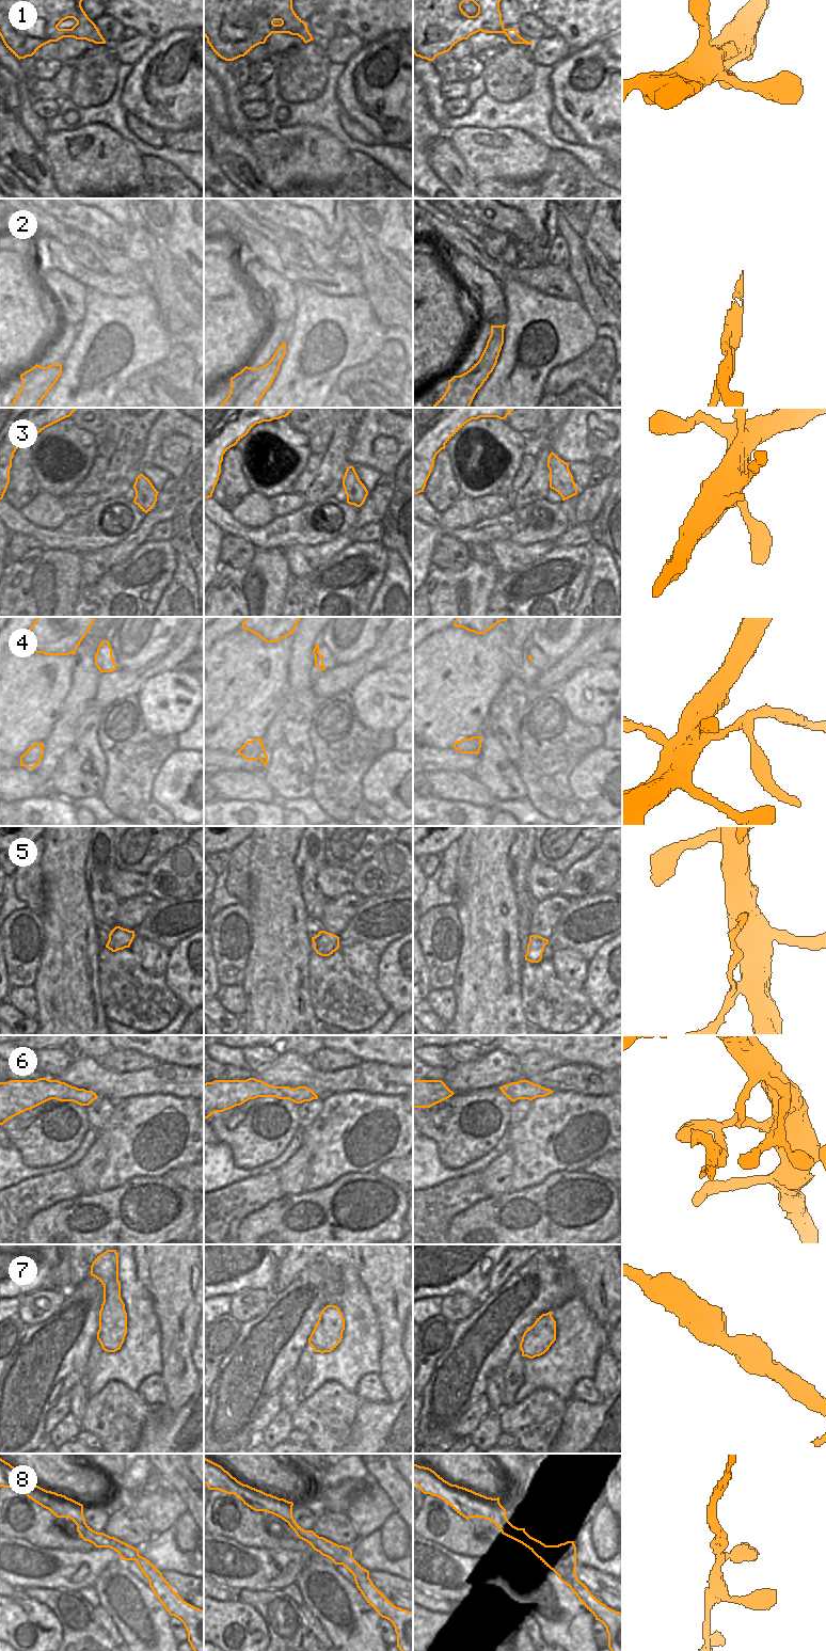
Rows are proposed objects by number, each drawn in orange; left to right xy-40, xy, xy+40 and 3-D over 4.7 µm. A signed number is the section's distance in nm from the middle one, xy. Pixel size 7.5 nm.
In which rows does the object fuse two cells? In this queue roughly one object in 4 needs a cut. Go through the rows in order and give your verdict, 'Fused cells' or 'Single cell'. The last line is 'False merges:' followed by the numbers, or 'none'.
1: Single cell
2: Fused cells
3: Single cell
4: Fused cells
5: Single cell
6: Single cell
7: Single cell
8: Single cell
False merges: 2, 4

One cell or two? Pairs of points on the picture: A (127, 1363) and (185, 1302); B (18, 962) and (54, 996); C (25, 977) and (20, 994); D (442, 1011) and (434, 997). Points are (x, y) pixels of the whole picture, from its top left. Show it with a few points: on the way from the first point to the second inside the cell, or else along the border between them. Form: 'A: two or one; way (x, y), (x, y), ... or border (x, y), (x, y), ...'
A: two; border (152, 1304), (160, 1332), (161, 1353)
B: two; border (42, 953), (36, 975), (31, 985)
C: two; border (31, 985), (14, 985), (11, 987)
D: one; way (442, 1007), (438, 1000)

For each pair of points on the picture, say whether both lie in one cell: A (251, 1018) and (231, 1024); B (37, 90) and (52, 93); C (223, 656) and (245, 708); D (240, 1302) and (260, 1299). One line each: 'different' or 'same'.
A: different
B: same
C: same
D: same

